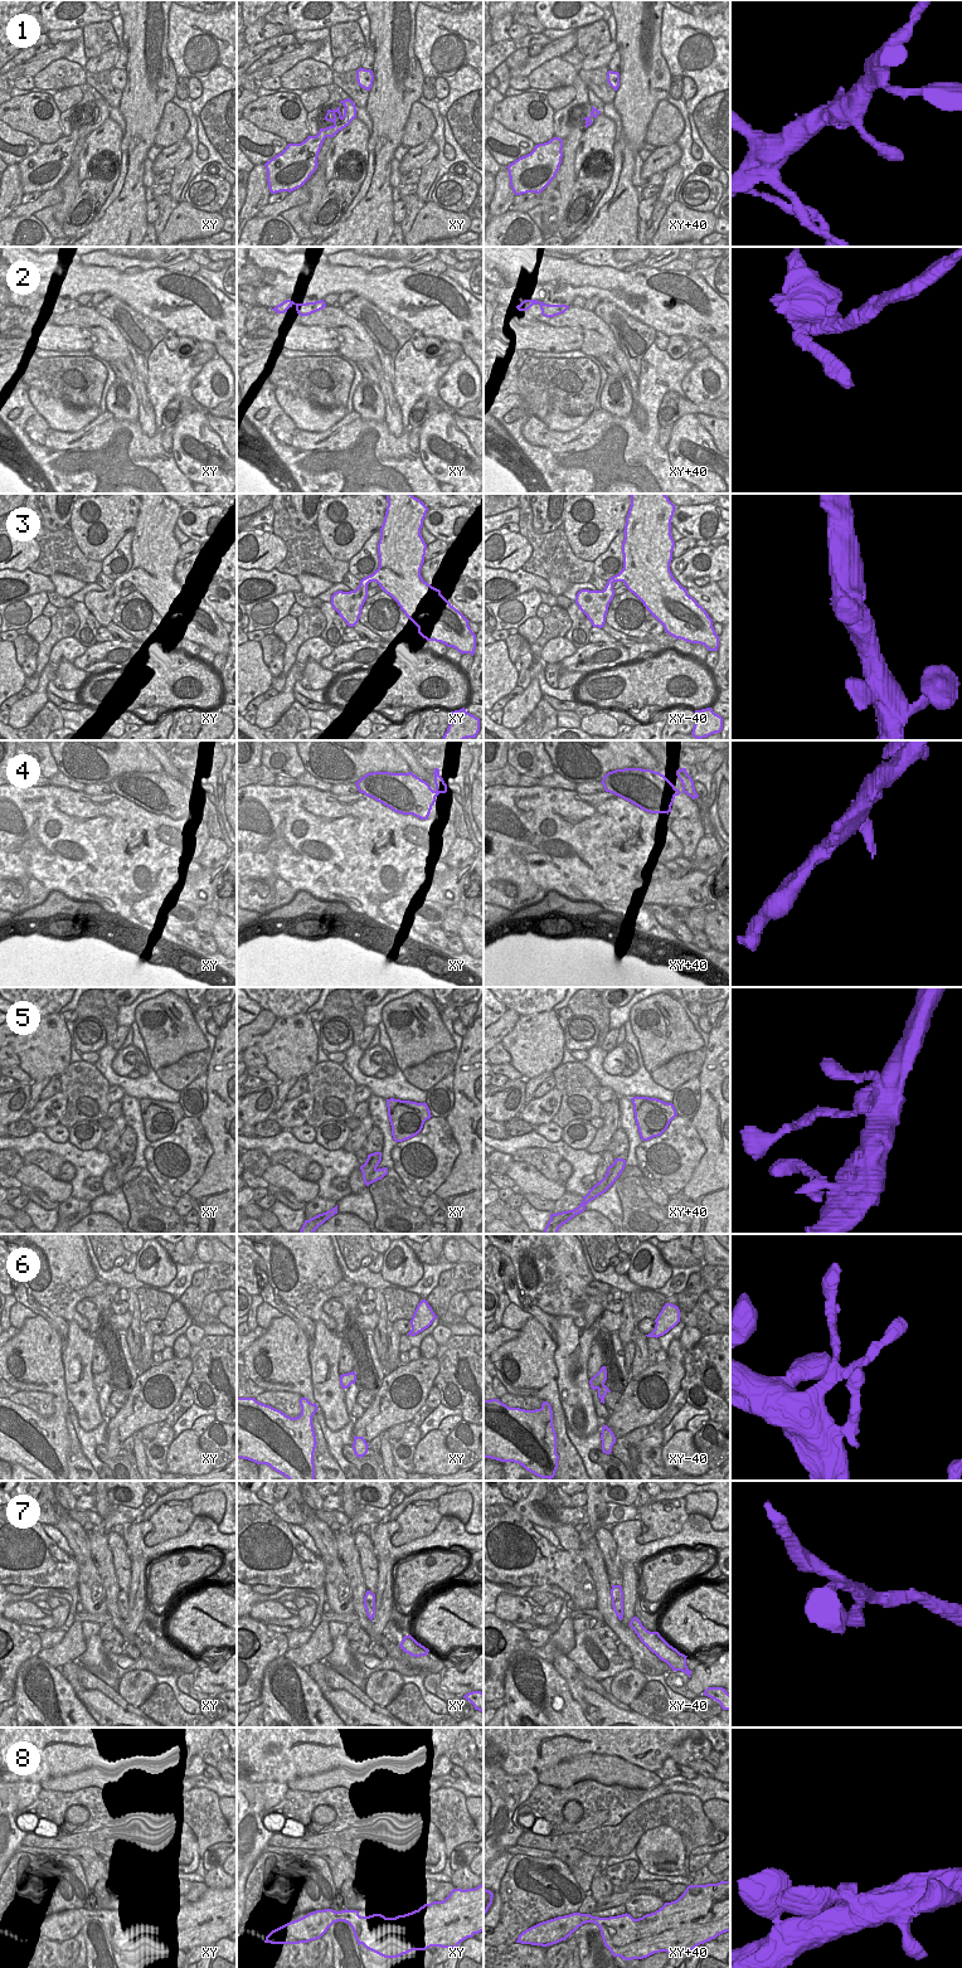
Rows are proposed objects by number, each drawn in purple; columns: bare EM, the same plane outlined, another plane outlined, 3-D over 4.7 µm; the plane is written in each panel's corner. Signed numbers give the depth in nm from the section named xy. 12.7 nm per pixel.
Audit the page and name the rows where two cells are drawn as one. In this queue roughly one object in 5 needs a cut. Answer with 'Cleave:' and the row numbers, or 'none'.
Cleave: none

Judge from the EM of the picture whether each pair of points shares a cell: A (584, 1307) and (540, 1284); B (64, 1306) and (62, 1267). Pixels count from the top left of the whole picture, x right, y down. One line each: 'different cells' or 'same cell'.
A: different cells
B: same cell

